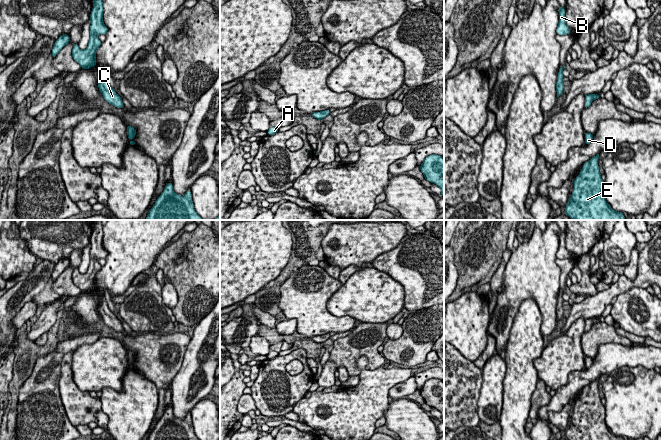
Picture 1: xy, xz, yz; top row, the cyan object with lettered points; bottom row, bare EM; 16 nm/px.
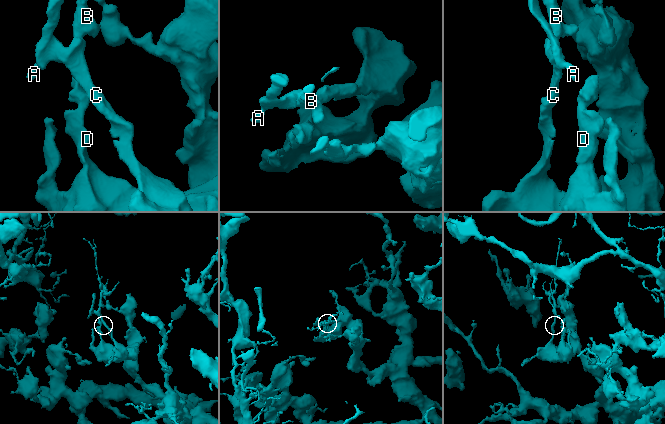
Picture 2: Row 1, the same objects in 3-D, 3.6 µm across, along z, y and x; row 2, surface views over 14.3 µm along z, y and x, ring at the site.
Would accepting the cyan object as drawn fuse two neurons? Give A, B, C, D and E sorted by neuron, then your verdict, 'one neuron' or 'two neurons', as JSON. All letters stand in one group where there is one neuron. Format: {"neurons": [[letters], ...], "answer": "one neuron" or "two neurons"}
{"neurons": [["A", "B", "C", "D", "E"]], "answer": "one neuron"}

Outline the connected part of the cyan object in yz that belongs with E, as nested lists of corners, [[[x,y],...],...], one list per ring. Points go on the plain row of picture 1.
[[[600,377],[583,388],[579,399],[574,403],[574,413],[564,437],[568,440],[624,440],[623,436],[613,434],[606,425],[605,406],[599,396]]]

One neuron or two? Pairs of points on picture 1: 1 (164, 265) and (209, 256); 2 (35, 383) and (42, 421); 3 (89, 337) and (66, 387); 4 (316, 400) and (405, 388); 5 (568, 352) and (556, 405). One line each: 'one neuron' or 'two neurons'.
1: one neuron
2: one neuron
3: one neuron
4: two neurons
5: two neurons

